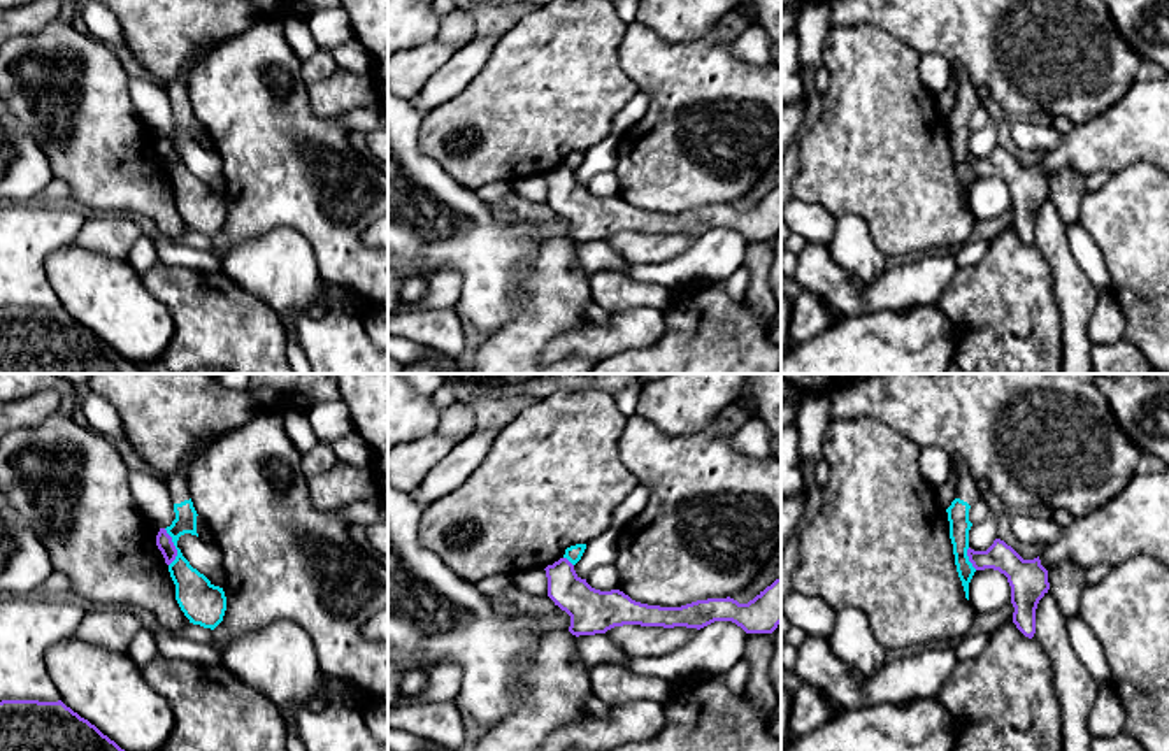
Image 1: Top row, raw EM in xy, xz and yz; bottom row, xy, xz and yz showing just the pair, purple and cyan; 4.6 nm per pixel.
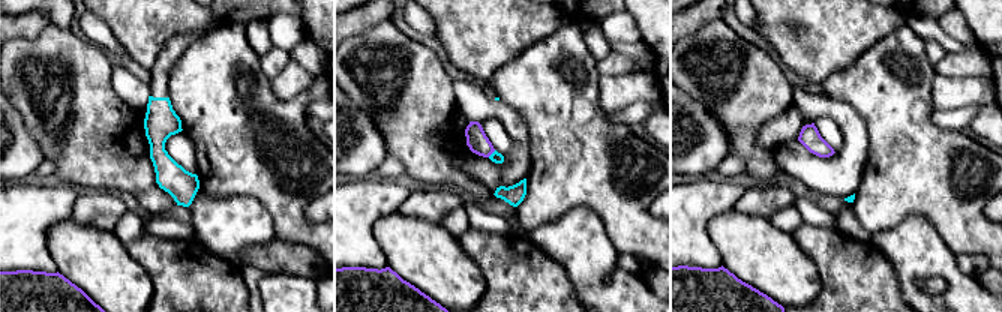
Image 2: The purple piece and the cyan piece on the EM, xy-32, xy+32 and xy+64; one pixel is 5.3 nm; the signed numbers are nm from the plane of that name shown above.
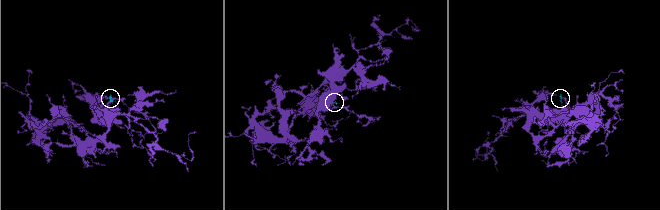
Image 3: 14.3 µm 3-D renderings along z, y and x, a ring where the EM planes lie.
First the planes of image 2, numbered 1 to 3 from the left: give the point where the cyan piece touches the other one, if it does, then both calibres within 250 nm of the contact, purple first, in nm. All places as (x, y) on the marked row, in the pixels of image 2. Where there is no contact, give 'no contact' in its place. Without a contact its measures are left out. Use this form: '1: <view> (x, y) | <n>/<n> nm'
1: no contact
2: xy+32 (491, 153) | 120/60 nm
3: no contact

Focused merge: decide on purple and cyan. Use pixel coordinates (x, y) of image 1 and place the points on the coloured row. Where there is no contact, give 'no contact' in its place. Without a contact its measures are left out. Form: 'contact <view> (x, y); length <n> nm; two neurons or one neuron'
contact xy (174, 548); length 180 nm; two neurons

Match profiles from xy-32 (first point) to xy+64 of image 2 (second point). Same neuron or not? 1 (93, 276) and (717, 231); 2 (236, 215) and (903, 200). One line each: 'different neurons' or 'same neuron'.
1: same neuron
2: different neurons

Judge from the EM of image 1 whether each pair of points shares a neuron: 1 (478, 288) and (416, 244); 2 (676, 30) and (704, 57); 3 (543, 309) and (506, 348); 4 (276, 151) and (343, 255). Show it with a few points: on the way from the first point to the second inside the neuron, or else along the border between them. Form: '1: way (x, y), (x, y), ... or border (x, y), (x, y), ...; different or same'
1: way (469, 271), (443, 244), (434, 244); same
2: border (718, 20), (701, 37), (680, 42), (648, 28); different
3: way (536, 318), (515, 339); same
4: way (302, 178), (315, 190), (315, 209), (334, 228); same

